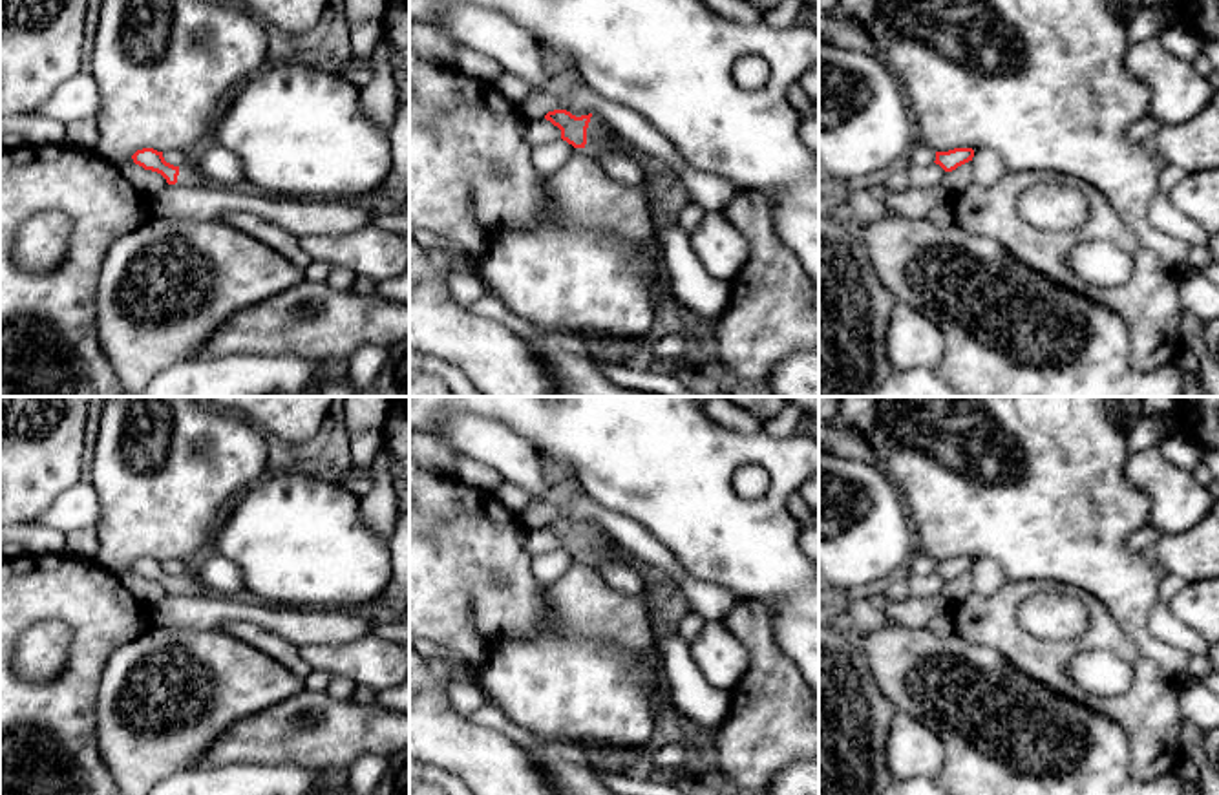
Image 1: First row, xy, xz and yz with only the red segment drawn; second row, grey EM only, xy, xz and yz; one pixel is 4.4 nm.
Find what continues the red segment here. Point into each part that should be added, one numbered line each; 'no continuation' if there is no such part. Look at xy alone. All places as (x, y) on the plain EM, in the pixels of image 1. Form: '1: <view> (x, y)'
1: xy (189, 585)

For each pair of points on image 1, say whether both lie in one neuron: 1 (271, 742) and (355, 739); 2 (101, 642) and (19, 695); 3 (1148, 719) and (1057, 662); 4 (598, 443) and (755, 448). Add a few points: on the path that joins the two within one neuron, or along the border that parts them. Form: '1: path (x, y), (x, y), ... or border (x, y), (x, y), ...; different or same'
1: path (291, 739), (335, 739); same
2: path (83, 664), (52, 695), (41, 695); same
3: path (1148, 684), (1144, 669), (1117, 642), (1091, 642); same
4: path (636, 443), (647, 452), (717, 452); same

